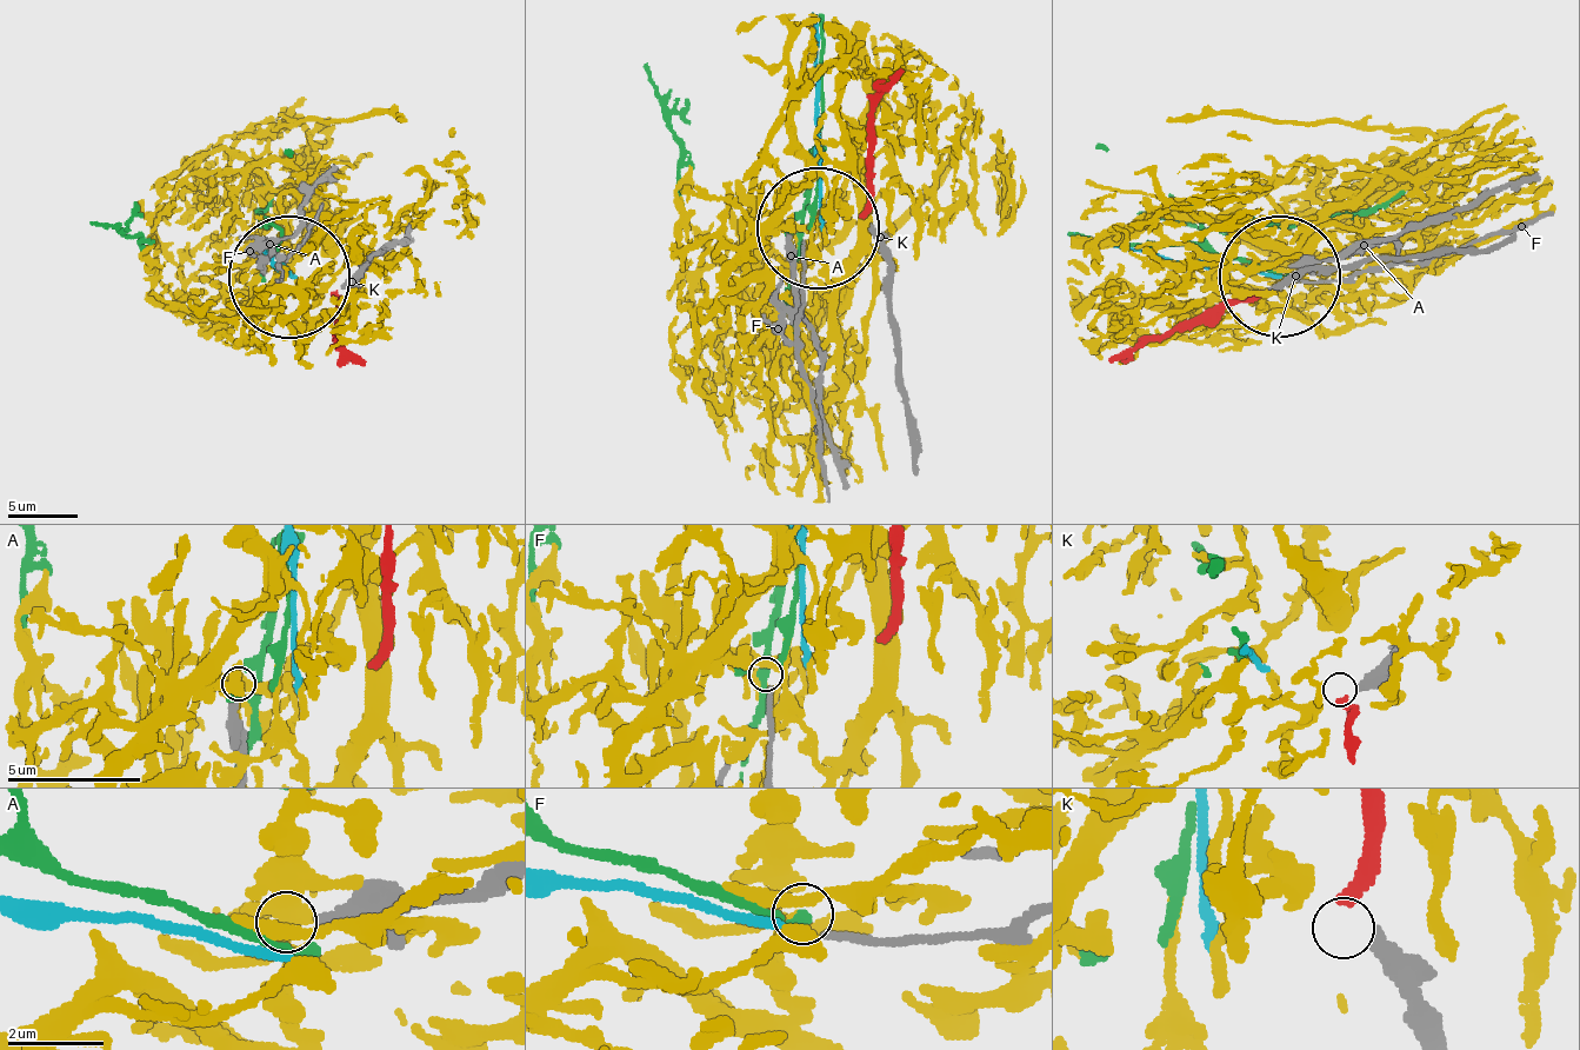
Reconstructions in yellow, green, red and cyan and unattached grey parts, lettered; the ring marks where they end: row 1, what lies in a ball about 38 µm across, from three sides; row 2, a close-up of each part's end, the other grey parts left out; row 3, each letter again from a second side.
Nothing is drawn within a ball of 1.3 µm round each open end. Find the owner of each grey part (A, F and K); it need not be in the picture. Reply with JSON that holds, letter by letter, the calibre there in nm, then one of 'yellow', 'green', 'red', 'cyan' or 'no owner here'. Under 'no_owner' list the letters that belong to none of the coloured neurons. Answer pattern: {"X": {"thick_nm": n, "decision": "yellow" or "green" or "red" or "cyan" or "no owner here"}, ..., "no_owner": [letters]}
{"A": {"thick_nm": 280, "decision": "no owner here"}, "F": {"thick_nm": 160, "decision": "green"}, "K": {"thick_nm": 360, "decision": "red"}, "no_owner": ["A"]}

